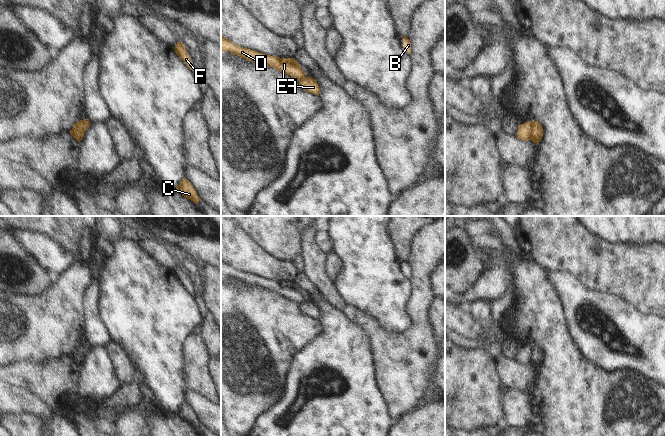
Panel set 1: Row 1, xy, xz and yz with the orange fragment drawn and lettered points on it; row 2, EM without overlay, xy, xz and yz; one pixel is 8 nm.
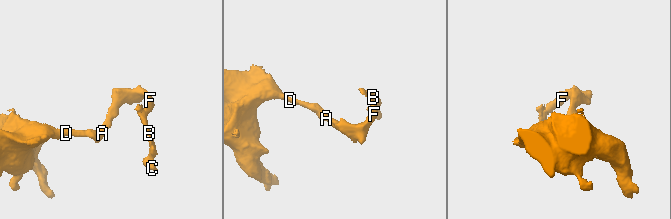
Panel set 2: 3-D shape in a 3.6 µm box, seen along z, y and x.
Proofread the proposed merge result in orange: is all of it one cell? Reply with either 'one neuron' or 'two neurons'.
two neurons

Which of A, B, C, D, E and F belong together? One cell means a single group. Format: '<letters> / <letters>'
A B C F / D E

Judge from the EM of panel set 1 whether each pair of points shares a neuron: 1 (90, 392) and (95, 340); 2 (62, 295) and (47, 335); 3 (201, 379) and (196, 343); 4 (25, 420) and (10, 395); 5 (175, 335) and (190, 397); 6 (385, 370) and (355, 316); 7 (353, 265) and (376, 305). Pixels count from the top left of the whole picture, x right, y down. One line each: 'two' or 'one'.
1: two
2: one
3: one
4: two
5: two
6: one
7: one

